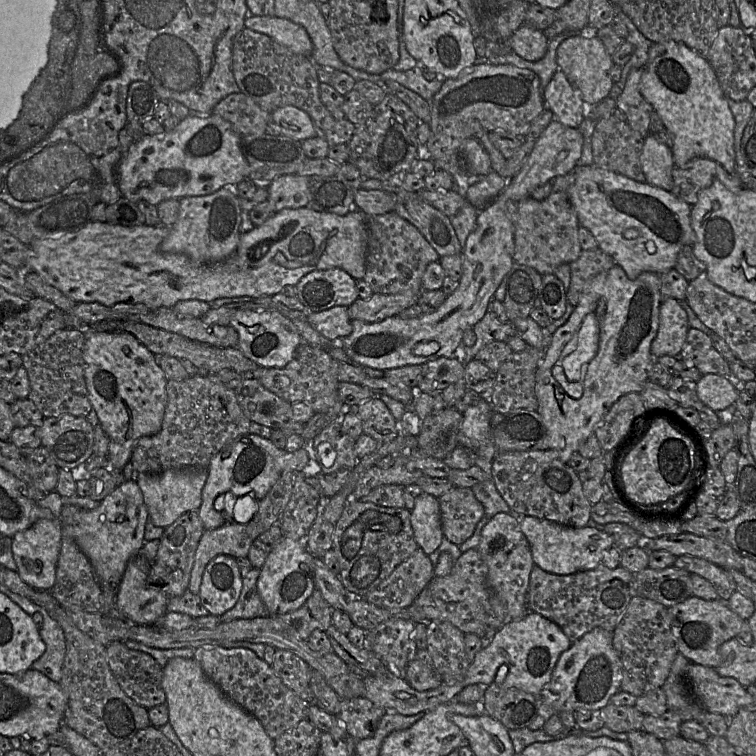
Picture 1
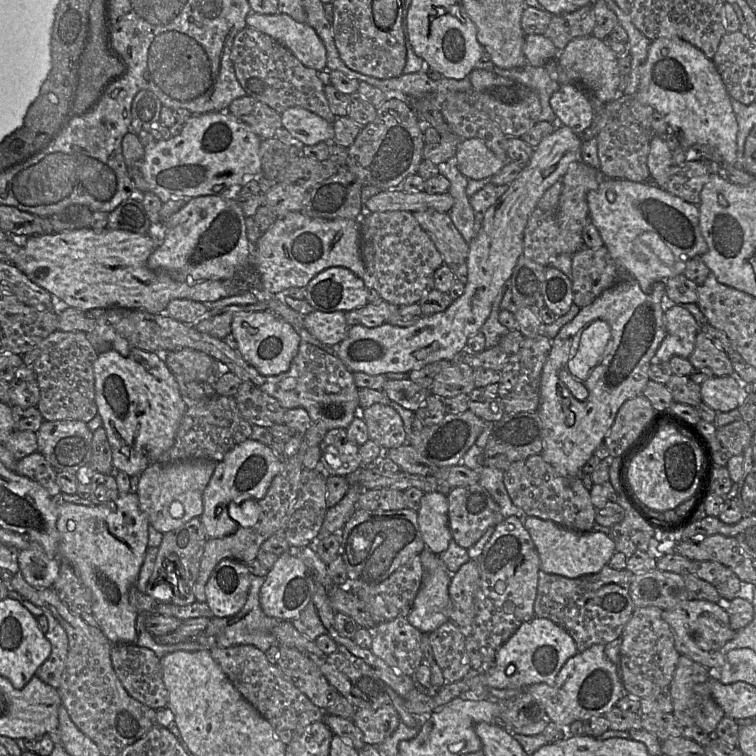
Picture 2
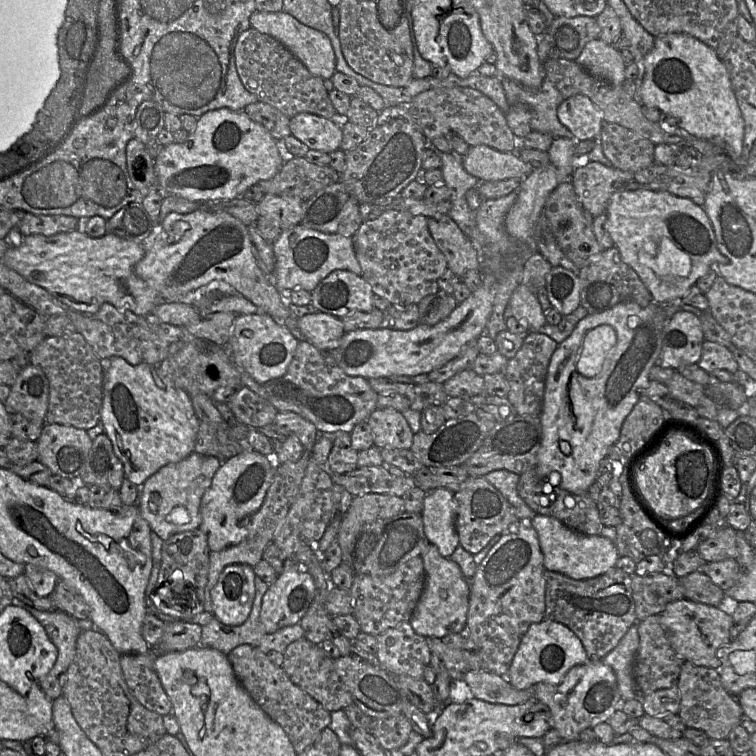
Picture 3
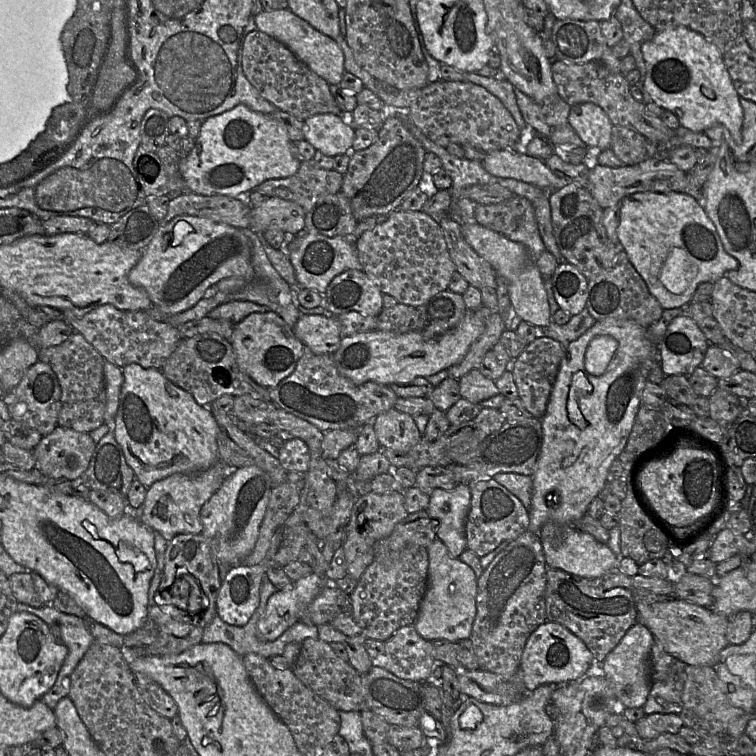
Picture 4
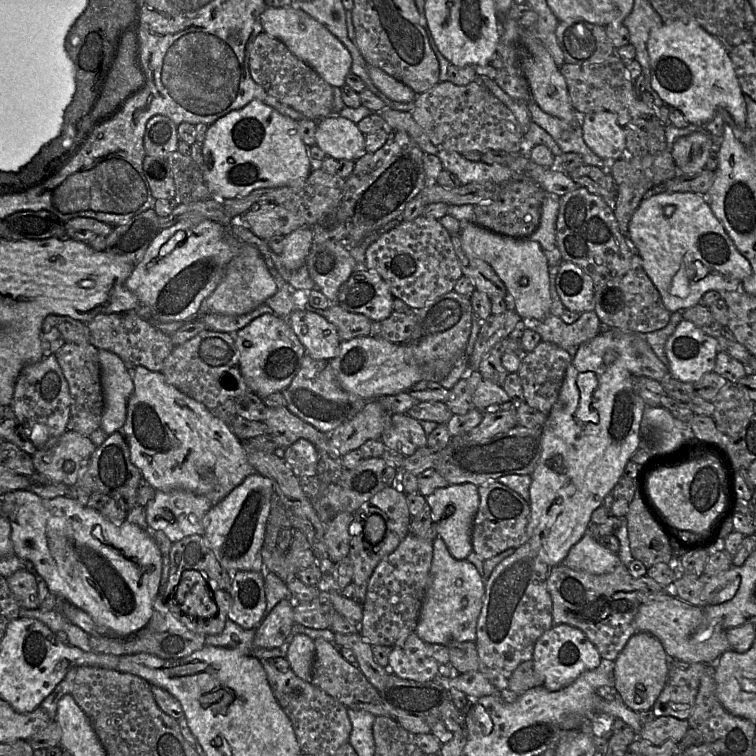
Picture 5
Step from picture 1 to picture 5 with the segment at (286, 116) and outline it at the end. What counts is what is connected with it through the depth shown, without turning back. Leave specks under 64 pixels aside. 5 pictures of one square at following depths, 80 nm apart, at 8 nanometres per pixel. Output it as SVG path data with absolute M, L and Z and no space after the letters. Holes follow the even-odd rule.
M342 116L317 121L315 144L334 159L356 160L365 151L365 135L357 125Z

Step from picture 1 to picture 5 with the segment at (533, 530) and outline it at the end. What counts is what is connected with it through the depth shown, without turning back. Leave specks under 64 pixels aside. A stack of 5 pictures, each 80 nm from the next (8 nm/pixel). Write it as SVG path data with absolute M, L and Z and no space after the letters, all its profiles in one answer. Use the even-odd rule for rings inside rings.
M586 533L570 549L562 564L571 569L601 575L613 571L621 563L617 554L599 544L590 533Z

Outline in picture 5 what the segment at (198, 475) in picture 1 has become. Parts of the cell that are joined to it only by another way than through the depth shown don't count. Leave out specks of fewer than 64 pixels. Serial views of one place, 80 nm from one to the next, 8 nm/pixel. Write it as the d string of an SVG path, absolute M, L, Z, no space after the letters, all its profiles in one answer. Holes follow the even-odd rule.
M156 490L144 510L148 527L155 531L162 531L174 543L193 534L203 536L203 518L213 504L207 496L186 490L172 490L169 492Z

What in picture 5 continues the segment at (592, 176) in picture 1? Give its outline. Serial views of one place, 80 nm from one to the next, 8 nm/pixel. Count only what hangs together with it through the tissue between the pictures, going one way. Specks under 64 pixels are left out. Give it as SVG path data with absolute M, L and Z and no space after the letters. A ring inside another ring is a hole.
M661 192L647 195L632 215L628 240L670 313L700 304L702 296L708 291L738 290L741 283L752 274L749 261L738 251L706 198L695 193Z

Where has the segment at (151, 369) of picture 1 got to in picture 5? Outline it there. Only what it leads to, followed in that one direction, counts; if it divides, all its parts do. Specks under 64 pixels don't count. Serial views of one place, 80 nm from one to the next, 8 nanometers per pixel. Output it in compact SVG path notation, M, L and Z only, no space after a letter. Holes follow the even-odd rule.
M143 366L131 368L130 372L134 389L128 399L126 420L120 431L128 443L132 463L140 470L142 478L155 490L165 492L172 490L186 490L195 494L207 496L211 499L212 503L215 504L223 499L236 486L238 486L247 476L255 472L247 460L244 443L234 434L229 425L230 423L223 422L202 403L199 403L177 389L175 386L169 384L162 372L151 371Z

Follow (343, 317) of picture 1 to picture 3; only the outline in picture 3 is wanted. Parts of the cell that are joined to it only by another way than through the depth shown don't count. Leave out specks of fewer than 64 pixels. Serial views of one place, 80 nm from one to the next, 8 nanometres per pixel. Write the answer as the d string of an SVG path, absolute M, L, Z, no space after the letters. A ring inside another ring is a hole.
M321 311L300 317L298 327L306 341L324 351L335 351L345 334L341 318Z

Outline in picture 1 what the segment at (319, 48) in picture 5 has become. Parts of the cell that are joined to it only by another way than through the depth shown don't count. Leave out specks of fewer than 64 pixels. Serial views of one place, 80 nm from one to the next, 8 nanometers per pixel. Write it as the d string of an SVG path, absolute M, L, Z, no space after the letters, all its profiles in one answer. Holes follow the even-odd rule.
M248 15L244 25L271 37L298 55L310 57L312 53L313 44L305 28L286 18Z

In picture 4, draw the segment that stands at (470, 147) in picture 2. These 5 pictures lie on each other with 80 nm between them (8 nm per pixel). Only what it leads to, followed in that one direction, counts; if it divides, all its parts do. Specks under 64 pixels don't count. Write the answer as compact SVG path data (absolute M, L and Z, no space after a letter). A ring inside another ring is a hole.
M517 150L489 151L482 165L493 176L523 181L548 192L567 185L567 181L555 175L543 160Z

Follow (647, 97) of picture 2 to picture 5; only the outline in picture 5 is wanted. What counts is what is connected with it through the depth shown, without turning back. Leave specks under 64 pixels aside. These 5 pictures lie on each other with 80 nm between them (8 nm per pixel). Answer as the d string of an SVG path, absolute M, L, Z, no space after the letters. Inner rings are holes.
M672 20L651 29L647 40L651 87L669 108L678 109L689 124L704 125L719 109L727 110L735 124L746 127L744 93L730 55L723 44L692 20Z

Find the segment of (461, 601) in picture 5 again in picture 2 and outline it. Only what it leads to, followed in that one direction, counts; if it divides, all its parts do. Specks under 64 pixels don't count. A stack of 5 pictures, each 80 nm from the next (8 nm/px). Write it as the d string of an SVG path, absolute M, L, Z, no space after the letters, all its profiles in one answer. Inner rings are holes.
M425 548L420 554L423 579L408 621L422 633L431 633L450 620L449 585L452 573L439 556Z

